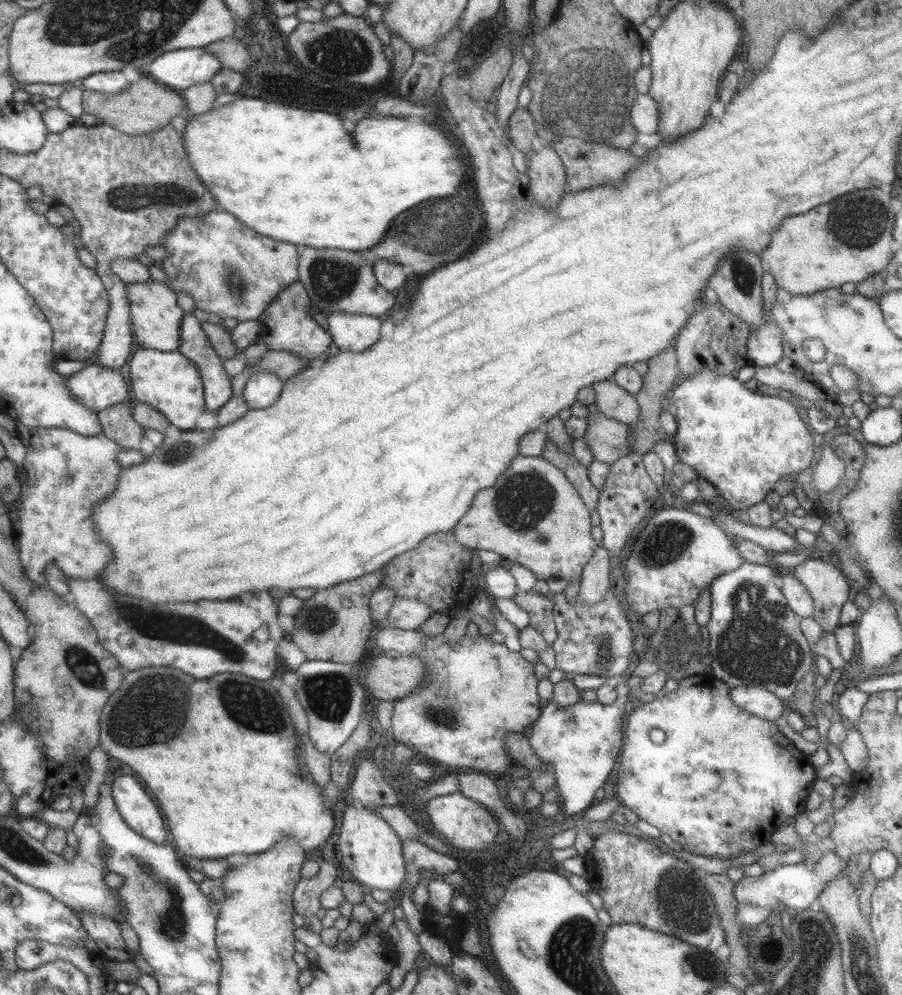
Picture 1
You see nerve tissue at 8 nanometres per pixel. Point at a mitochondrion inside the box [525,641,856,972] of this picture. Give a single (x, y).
(681, 902)

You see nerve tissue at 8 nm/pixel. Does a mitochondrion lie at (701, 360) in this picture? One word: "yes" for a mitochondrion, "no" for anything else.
no

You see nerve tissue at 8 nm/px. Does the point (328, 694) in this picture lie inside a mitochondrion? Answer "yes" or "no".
yes

